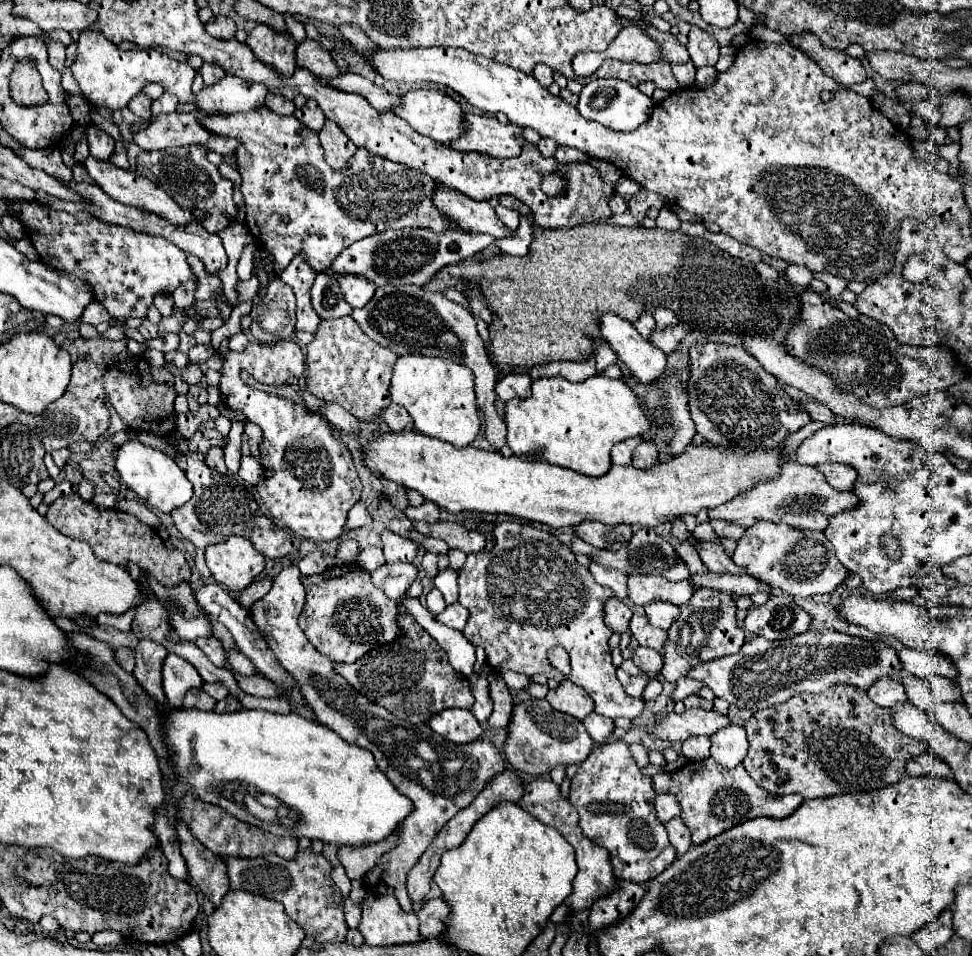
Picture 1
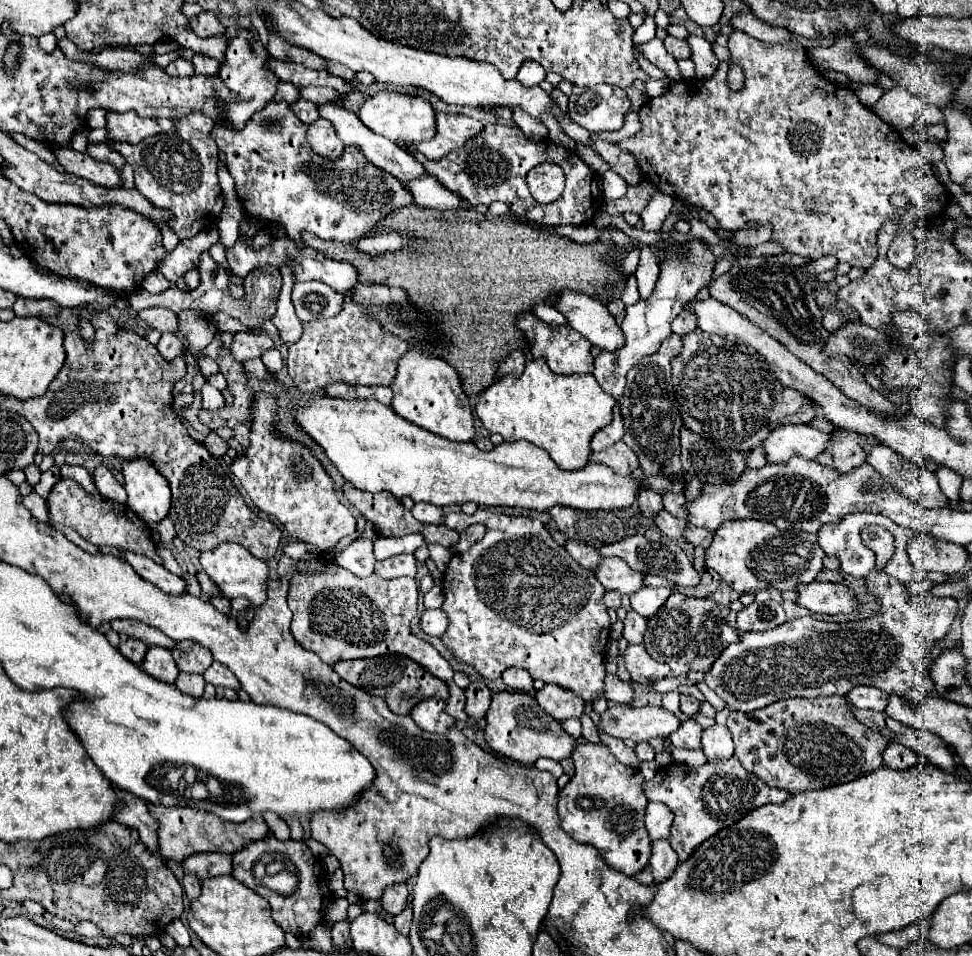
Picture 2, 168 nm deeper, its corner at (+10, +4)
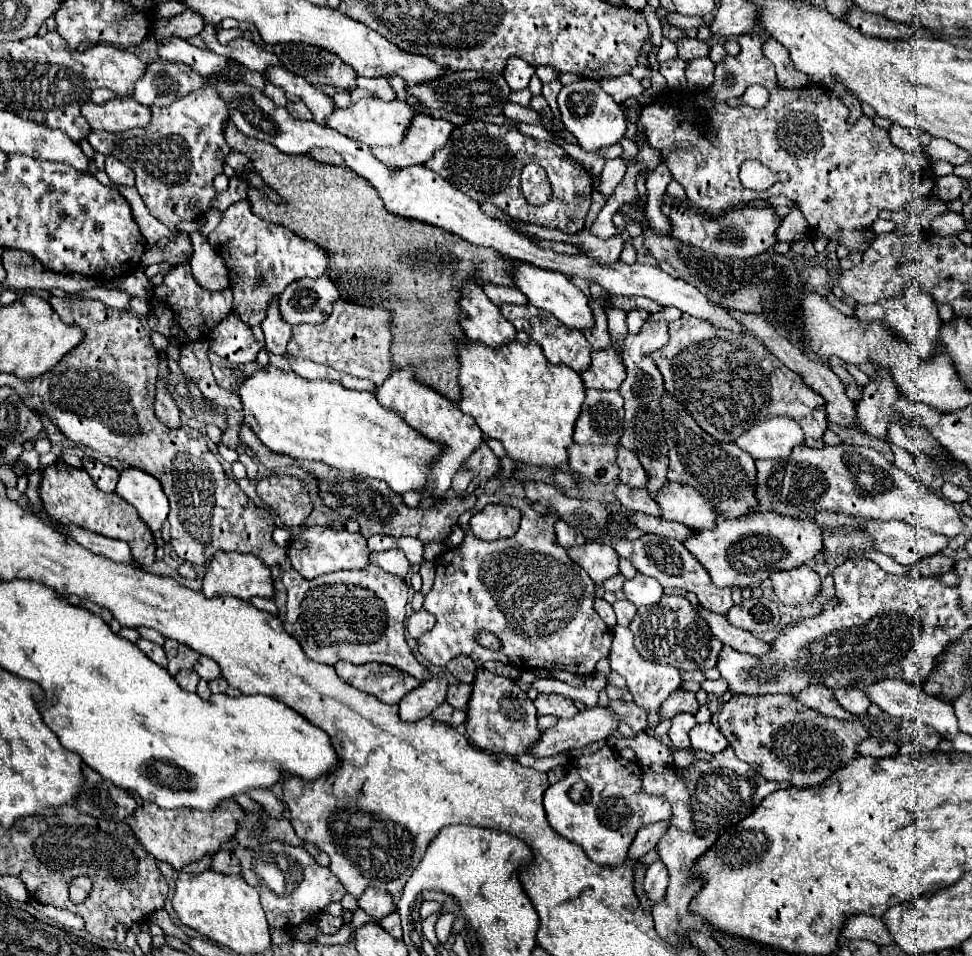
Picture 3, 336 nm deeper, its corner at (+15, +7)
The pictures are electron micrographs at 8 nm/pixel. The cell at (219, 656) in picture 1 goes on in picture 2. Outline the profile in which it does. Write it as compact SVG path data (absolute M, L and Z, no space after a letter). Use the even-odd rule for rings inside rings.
M181 641L173 649L173 657L181 671L185 673L205 673L205 669L213 663L213 655L197 641Z

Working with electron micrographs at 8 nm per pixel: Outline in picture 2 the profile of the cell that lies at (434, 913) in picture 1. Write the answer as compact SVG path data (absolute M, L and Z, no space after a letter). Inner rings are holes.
M407 905L401 913L397 913L393 917L393 925L401 935L409 935L409 927L411 927L411 919L413 919L413 909L411 905Z

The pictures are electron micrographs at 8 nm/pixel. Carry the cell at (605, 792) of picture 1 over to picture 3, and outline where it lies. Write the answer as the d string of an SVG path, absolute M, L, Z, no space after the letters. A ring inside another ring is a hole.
M610 746L572 758L566 776L544 792L544 810L548 824L562 838L582 846L586 856L602 866L622 866L636 832L646 824L668 820L672 814L668 800L642 790L640 764L636 760L624 760Z

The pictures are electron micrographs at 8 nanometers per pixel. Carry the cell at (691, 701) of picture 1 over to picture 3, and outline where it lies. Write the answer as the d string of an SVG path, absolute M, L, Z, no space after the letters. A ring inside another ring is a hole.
M676 690L674 694L670 694L670 698L662 704L662 718L674 718L680 712L690 712L696 714L700 708L696 694L688 692L688 690Z

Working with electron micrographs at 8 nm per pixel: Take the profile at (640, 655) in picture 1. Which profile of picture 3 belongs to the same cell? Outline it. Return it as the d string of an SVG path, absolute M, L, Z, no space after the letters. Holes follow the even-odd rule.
M614 626L614 642L612 642L612 652L610 652L610 668L624 676L626 680L626 686L630 690L630 694L634 696L634 702L644 708L648 712L648 726L644 728L644 732L650 732L652 728L656 728L660 724L660 706L662 702L672 694L676 692L678 688L682 688L682 676L680 676L680 670L676 670L674 666L662 666L662 664L656 664L656 662L648 662L644 660L636 648L634 648L634 642L632 642L632 632L630 628L622 628L622 626Z

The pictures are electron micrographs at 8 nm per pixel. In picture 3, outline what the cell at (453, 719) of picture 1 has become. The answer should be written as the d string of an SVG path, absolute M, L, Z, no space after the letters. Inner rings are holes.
M434 676L424 680L418 688L400 700L400 718L404 722L414 722L430 716L446 700L446 688L448 682L444 678Z

